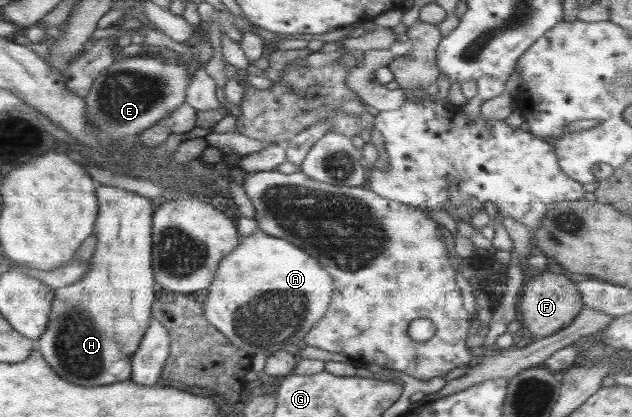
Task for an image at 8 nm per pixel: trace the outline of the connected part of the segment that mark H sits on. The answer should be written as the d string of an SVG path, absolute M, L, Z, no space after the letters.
M103 184L97 188L97 197L100 198L100 217L97 219L95 235L97 235L97 248L93 256L91 256L91 267L88 274L85 274L81 281L74 284L59 288L56 290L55 302L52 304L51 318L49 319L48 330L35 342L35 349L44 355L44 359L48 361L54 370L65 380L72 381L73 384L82 387L103 386L113 383L122 383L132 376L132 356L140 350L141 340L145 338L145 333L149 328L152 319L153 301L155 300L155 290L157 285L154 280L152 270L152 228L153 228L153 211L151 201L147 197L138 196L136 193L128 192L123 188L115 188L113 185Z

